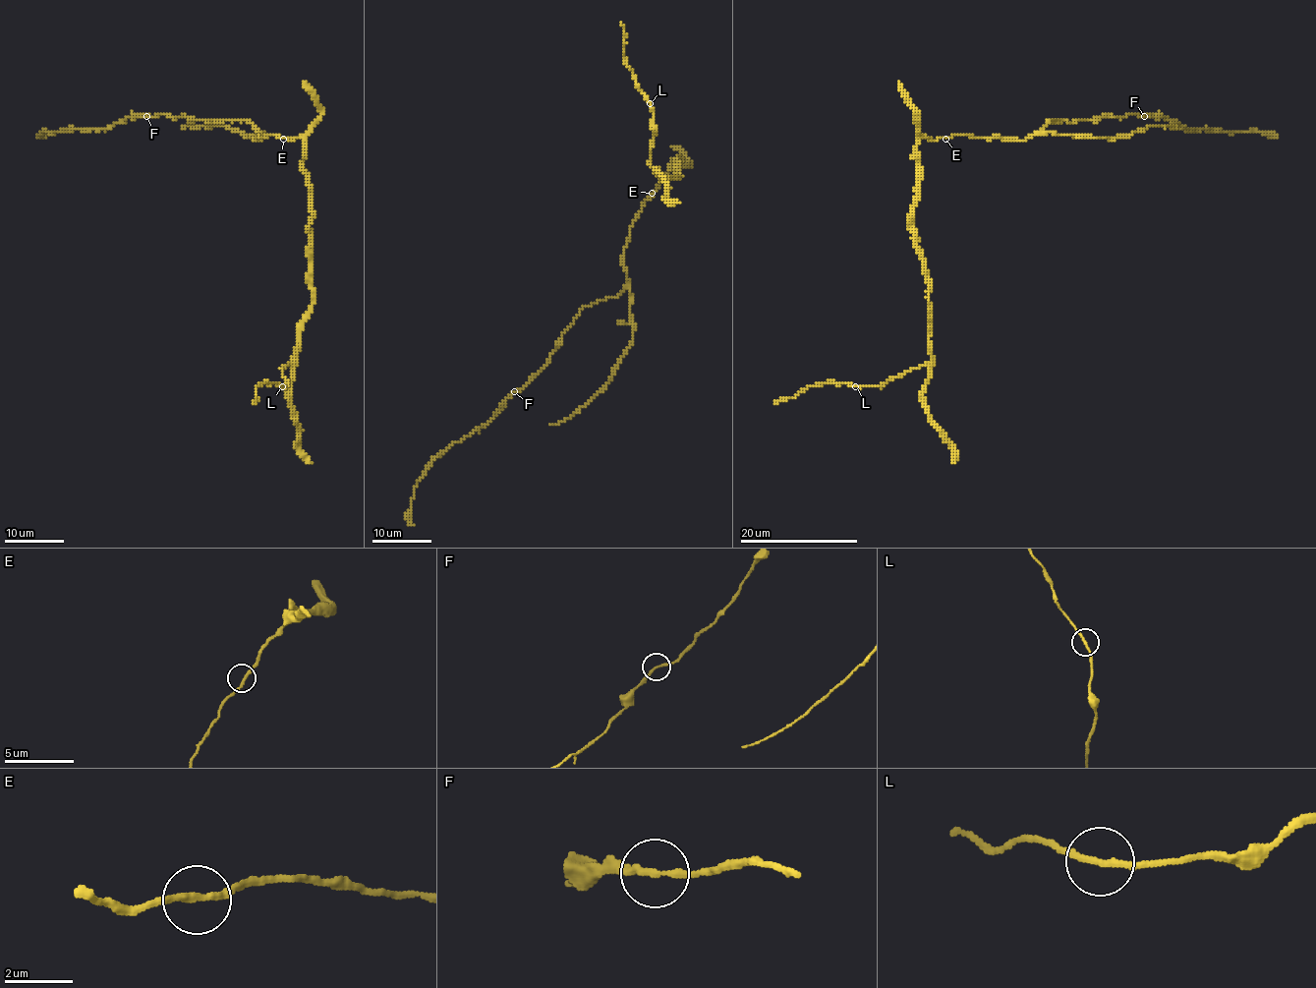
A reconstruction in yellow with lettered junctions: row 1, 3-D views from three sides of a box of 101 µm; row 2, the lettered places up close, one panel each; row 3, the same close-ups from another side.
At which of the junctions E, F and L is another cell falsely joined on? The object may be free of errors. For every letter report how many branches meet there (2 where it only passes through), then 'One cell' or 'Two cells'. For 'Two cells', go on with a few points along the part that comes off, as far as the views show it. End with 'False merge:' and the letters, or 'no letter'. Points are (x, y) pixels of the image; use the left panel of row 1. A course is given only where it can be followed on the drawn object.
E: Branches: 2. One cell
F: Branches: 2. One cell
L: Branches: 2. One cell
False merge: no letter

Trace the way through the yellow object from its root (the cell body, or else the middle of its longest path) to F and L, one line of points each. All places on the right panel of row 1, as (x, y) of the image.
F: (945, 137), (973, 136), (1025, 140), (1051, 121), (1096, 121), (1101, 116), (1143, 116)
L: (945, 137), (919, 140), (911, 219), (913, 243), (928, 282), (931, 363), (881, 385), (855, 386)

